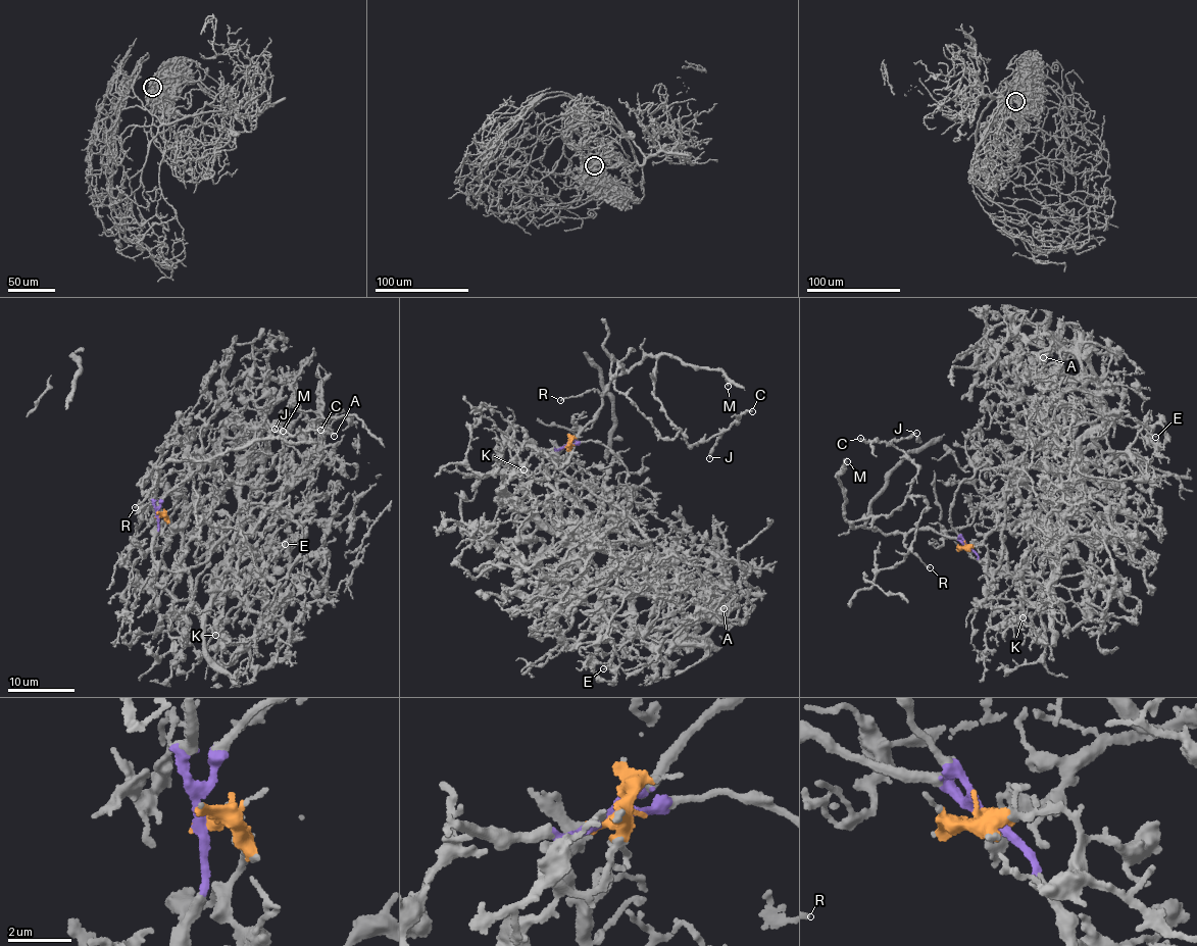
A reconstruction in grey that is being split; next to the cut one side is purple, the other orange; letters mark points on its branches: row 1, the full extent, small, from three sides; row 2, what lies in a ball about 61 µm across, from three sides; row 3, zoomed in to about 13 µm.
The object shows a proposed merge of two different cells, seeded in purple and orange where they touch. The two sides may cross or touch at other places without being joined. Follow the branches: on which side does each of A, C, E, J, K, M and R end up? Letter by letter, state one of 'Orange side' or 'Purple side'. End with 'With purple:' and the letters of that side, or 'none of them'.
A: Orange side
C: Purple side
E: Orange side
J: Purple side
K: Orange side
M: Purple side
R: Purple side
With purple: C, J, M, R

